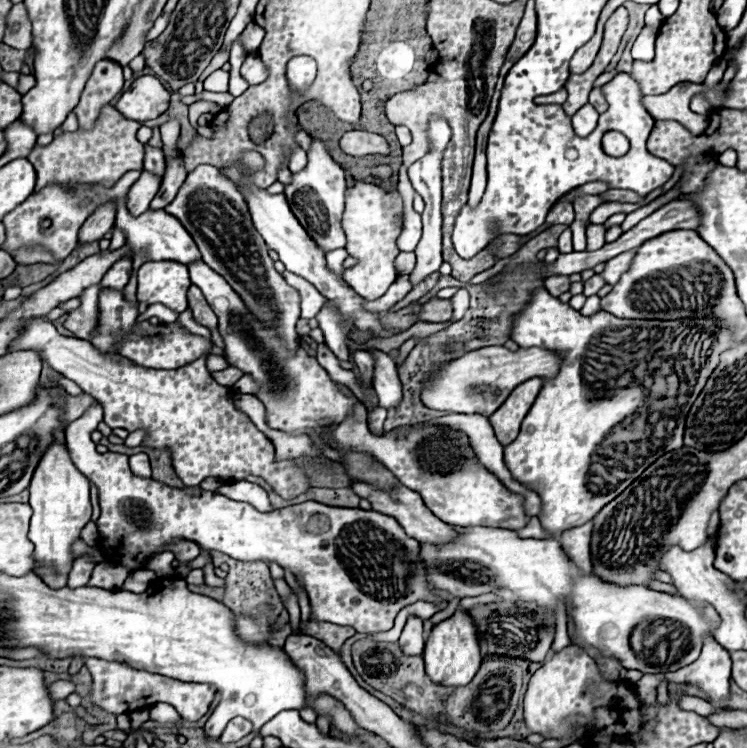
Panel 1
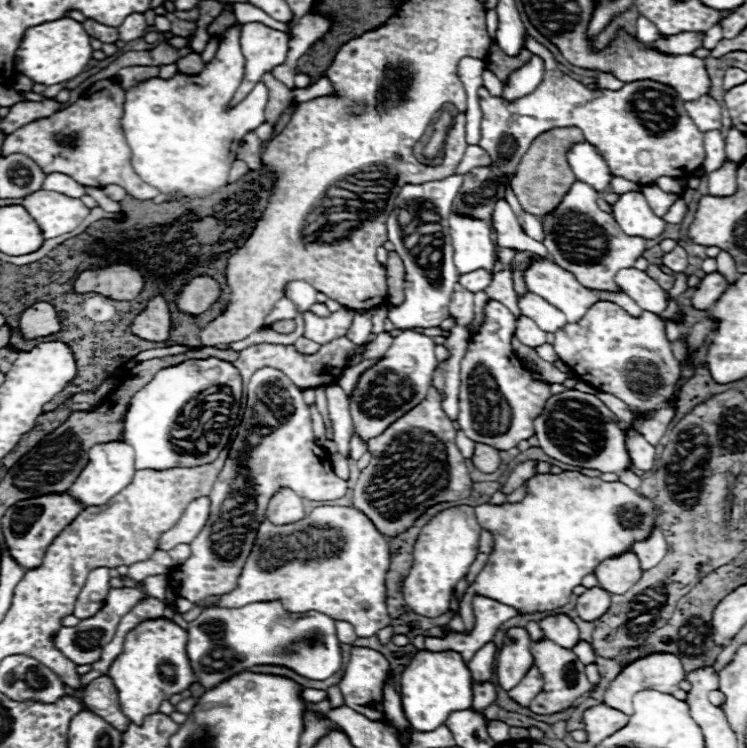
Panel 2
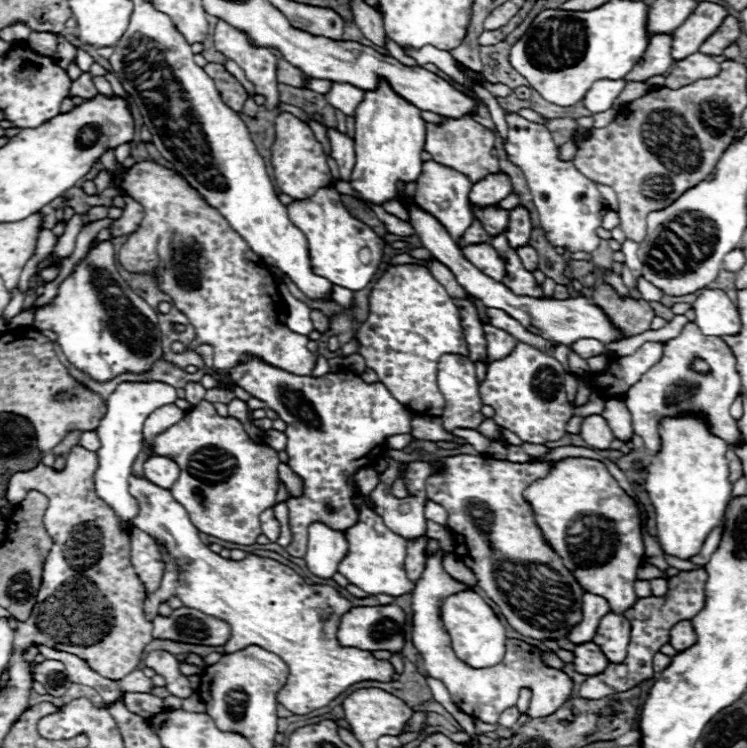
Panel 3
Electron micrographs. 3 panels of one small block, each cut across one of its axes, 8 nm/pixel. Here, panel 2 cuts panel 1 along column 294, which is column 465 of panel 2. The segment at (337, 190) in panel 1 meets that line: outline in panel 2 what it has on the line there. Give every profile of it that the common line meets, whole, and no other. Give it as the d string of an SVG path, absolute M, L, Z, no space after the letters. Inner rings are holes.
M525 35L525 48L532 54L540 54L540 58L544 60L544 80L536 92L514 102L492 96L484 86L478 88L482 106L482 136L478 146L488 152L494 164L472 168L464 174L464 182L460 186L464 198L454 200L452 212L488 222L492 218L494 204L506 198L506 178L514 176L522 156L526 154L534 138L552 128L578 126L584 132L584 138L594 144L596 150L604 156L610 172L636 184L646 186L660 176L686 178L702 166L704 136L694 126L684 108L684 100L676 96L676 90L654 80L624 84L620 90L588 90L584 84L566 76L558 68L552 52L529 35ZM644 124L654 126L652 130L648 130L648 126Z

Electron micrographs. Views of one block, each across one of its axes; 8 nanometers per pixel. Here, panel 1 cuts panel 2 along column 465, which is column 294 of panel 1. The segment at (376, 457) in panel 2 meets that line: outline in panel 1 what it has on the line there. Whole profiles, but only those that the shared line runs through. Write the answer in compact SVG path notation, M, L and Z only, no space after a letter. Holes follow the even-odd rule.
M32 318L24 324L20 336L12 342L12 350L38 352L52 370L74 380L84 392L92 394L102 404L104 422L110 428L124 428L128 432L146 430L146 438L142 446L170 450L172 466L178 478L184 482L184 486L198 486L206 478L226 478L234 482L234 480L244 480L246 476L252 474L252 476L262 476L272 486L272 490L286 500L292 500L312 488L306 472L300 466L296 466L294 460L280 460L280 462L274 460L272 442L248 420L248 416L244 416L244 412L240 412L232 404L232 396L236 394L234 388L220 386L210 376L205 363L208 354L172 372L154 372L152 368L140 368L138 364L132 364L132 360L120 354L104 354L86 340L60 336L52 322L40 320L40 318Z

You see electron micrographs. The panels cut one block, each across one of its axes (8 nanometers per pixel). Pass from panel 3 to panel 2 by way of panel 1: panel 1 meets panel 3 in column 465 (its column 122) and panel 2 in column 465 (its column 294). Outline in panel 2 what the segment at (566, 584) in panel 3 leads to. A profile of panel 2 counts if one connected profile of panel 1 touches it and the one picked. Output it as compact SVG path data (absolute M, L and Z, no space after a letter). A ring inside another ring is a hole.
M472 506L446 508L446 510L438 512L420 530L420 534L414 542L412 568L402 584L402 596L408 604L408 608L412 608L412 612L416 612L420 616L436 618L450 610L452 590L460 582L460 578L466 576L470 564L476 558L480 532L482 532L482 528L476 522Z

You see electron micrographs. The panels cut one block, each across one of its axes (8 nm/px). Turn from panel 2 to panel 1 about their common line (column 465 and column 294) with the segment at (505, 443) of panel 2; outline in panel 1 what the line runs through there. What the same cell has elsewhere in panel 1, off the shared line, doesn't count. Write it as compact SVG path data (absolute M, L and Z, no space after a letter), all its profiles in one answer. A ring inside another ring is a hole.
M202 260L188 264L188 270L192 284L196 284L204 292L208 304L218 316L218 328L226 342L224 352L228 364L240 368L256 382L260 382L260 392L256 394L256 398L266 406L266 420L270 428L294 434L308 434L306 430L312 428L316 434L322 434L326 426L340 424L346 414L352 412L354 398L342 394L330 380L328 372L302 348L294 356L290 356L284 344L280 344L280 340L272 336L272 332L262 328L260 322L250 316L242 298L220 274L212 272L212 268L208 268Z

